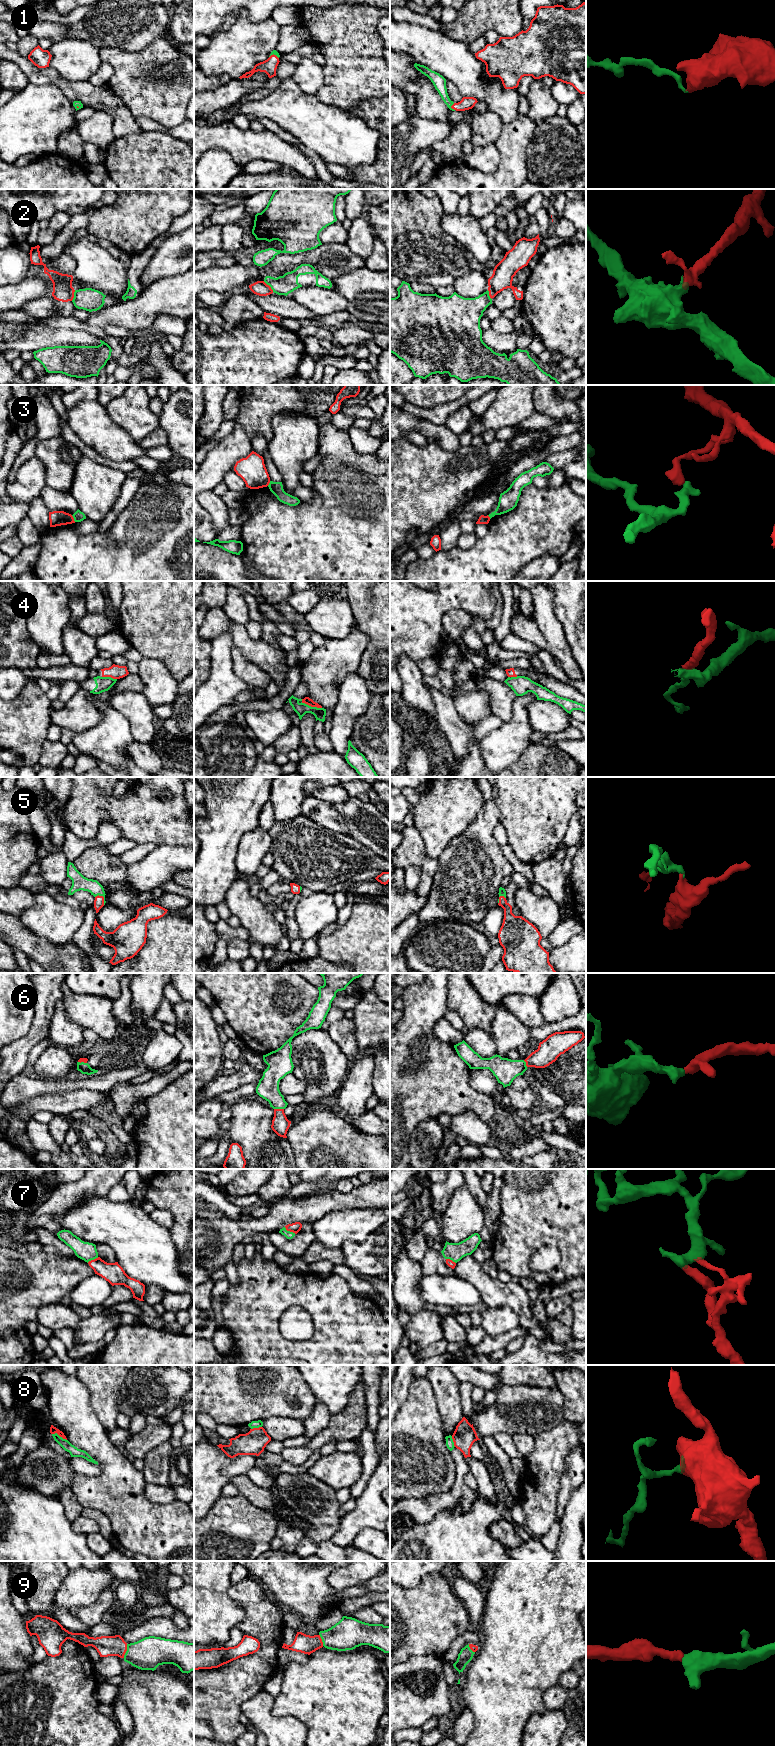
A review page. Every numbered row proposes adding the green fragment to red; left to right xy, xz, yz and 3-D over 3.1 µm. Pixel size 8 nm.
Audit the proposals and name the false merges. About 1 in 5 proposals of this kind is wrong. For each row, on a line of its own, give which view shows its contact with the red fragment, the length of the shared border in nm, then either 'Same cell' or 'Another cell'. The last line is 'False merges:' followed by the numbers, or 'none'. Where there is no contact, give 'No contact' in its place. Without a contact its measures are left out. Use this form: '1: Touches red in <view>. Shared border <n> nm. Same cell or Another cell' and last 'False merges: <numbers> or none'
1: Touches red in yz. Shared border 60 nm. Same cell
2: Touches red in xz. Shared border 120 nm. Another cell
3: Touches red in xy. Shared border 70 nm. Another cell
4: Touches red in xz. Shared border 180 nm. Another cell
5: Touches red in xy. Shared border 100 nm. Same cell
6: Touches red in xz. Shared border 80 nm. Same cell
7: Touches red in xz. Shared border 110 nm. Same cell
8: Touches red in xy. Shared border 130 nm. Another cell
9: Touches red in xy. Shared border 120 nm. Same cell
False merges: 2, 3, 4, 8

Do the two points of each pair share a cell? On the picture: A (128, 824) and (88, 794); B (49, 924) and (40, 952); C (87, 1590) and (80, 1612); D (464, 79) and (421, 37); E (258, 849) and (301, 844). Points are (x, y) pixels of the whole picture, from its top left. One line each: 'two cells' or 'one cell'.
A: one cell
B: two cells
C: two cells
D: one cell
E: two cells

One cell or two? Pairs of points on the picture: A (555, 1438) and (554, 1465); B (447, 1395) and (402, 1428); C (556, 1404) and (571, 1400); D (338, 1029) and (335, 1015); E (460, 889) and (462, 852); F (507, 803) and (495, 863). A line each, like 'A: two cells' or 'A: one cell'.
A: one cell
B: two cells
C: two cells
D: two cells
E: one cell
F: two cells

